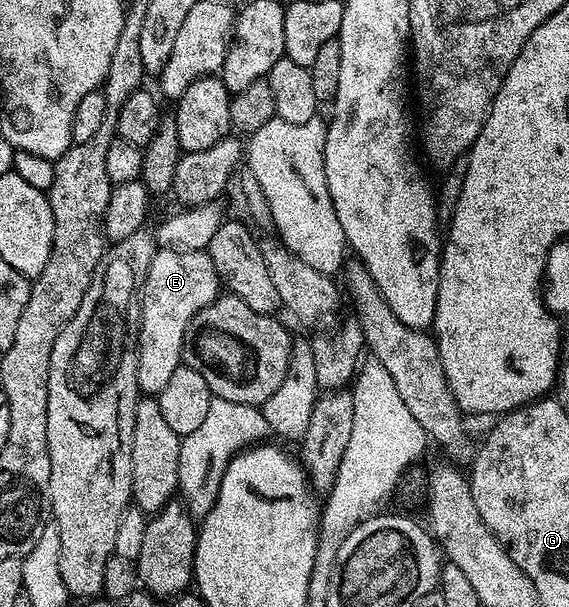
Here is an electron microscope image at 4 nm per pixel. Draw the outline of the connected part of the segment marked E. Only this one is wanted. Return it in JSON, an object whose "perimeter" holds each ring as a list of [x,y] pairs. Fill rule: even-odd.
{"perimeter":[[[160,248],[150,262],[144,291],[140,293],[140,357],[138,386],[145,396],[159,397],[174,370],[182,367],[188,324],[221,295],[222,281],[207,251],[179,252]]]}

